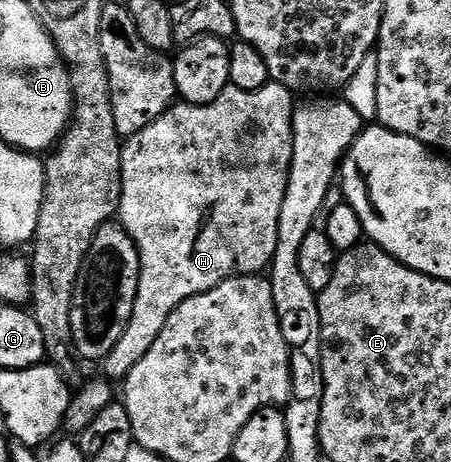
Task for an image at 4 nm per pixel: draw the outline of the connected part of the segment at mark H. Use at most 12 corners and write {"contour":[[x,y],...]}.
{"contour":[[232,85],[121,149],[123,381],[183,301],[273,262],[294,96]]}

